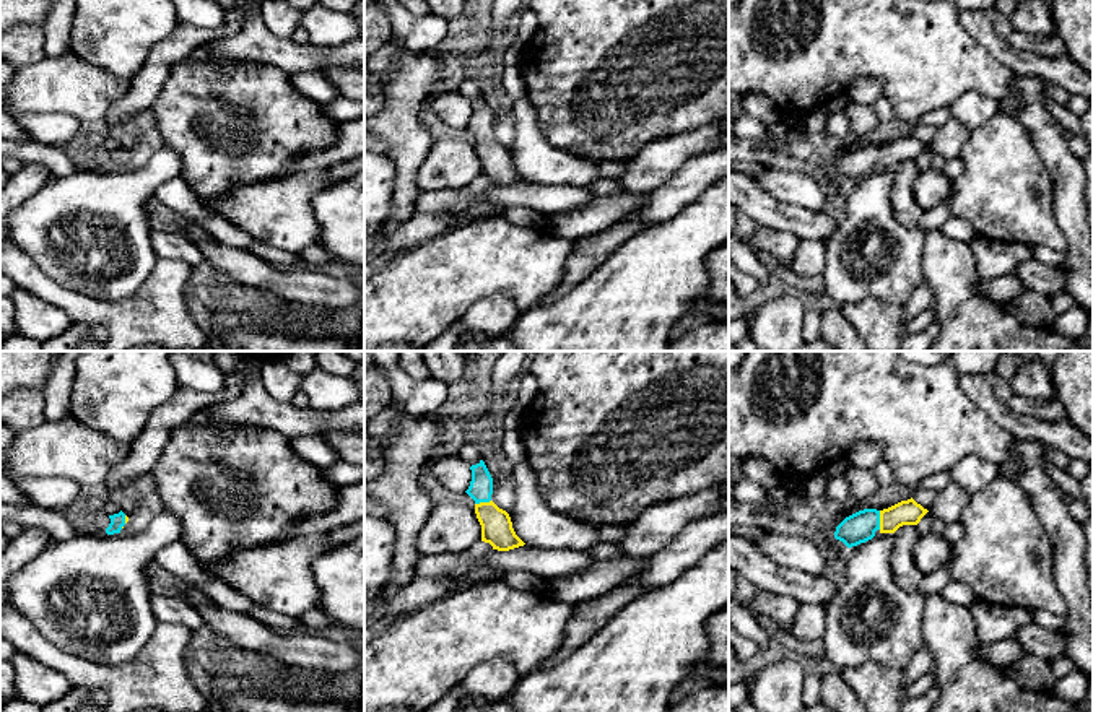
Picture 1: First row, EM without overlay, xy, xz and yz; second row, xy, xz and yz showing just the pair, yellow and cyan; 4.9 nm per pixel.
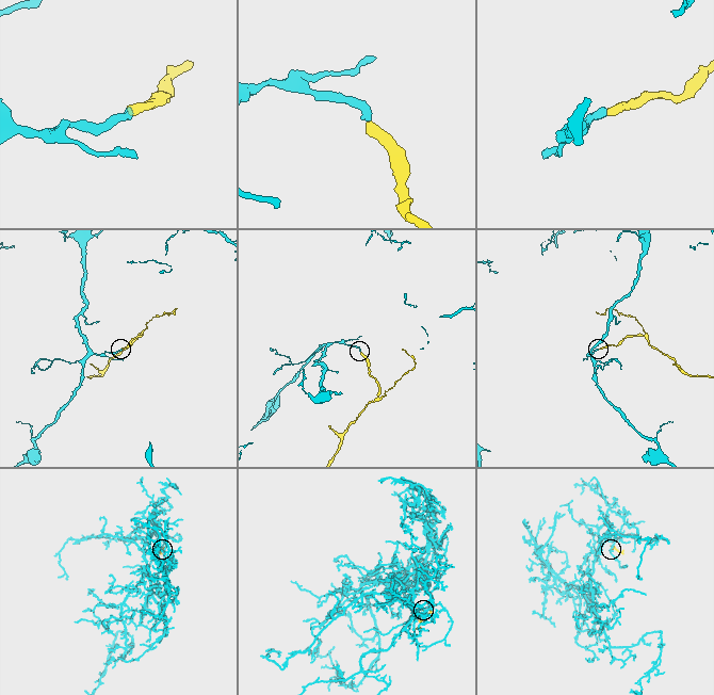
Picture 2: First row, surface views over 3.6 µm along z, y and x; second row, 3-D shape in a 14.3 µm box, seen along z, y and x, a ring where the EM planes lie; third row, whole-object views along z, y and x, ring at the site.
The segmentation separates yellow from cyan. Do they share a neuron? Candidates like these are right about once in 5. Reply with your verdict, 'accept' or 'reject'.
accept

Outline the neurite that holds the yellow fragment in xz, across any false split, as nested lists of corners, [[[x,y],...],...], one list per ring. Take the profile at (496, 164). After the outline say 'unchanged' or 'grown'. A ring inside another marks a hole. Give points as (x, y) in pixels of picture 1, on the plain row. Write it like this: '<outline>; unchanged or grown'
[[[480,96],[470,102],[472,117],[465,127],[475,137],[475,150],[481,161],[481,177],[490,179],[493,185],[509,187],[525,179],[516,171],[511,153],[499,145],[493,137],[493,114]]]; grown

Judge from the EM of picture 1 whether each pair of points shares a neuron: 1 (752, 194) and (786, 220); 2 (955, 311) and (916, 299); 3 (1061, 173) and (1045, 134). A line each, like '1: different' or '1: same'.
1: same
2: different
3: same

